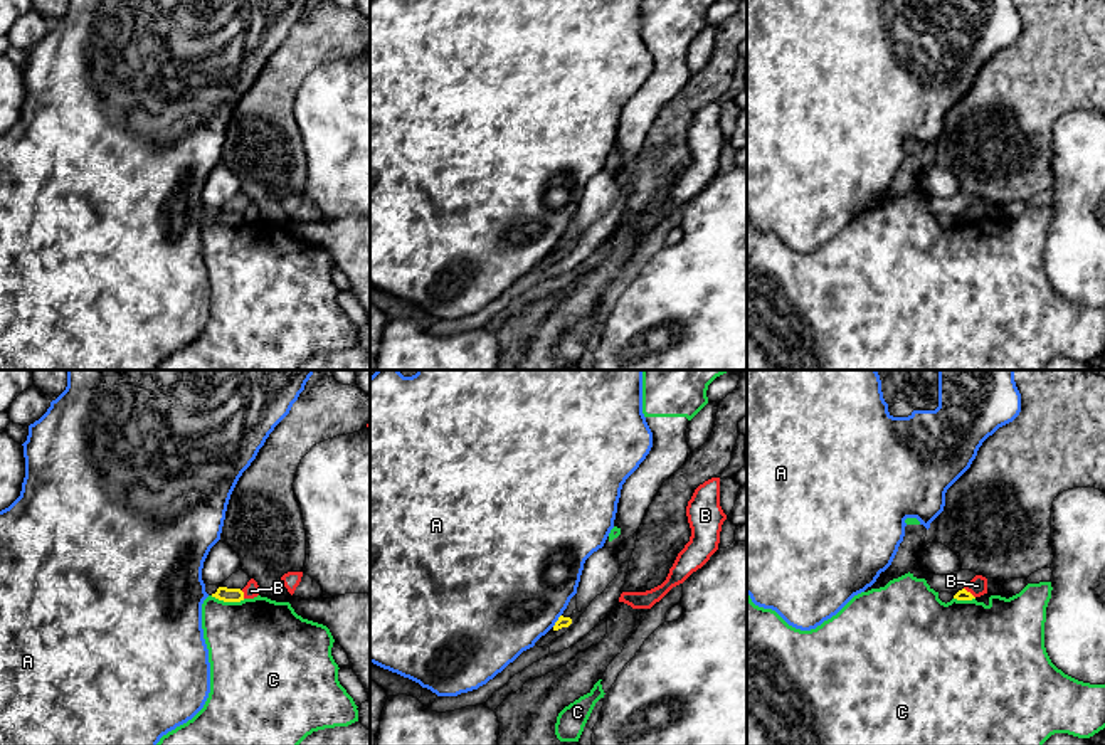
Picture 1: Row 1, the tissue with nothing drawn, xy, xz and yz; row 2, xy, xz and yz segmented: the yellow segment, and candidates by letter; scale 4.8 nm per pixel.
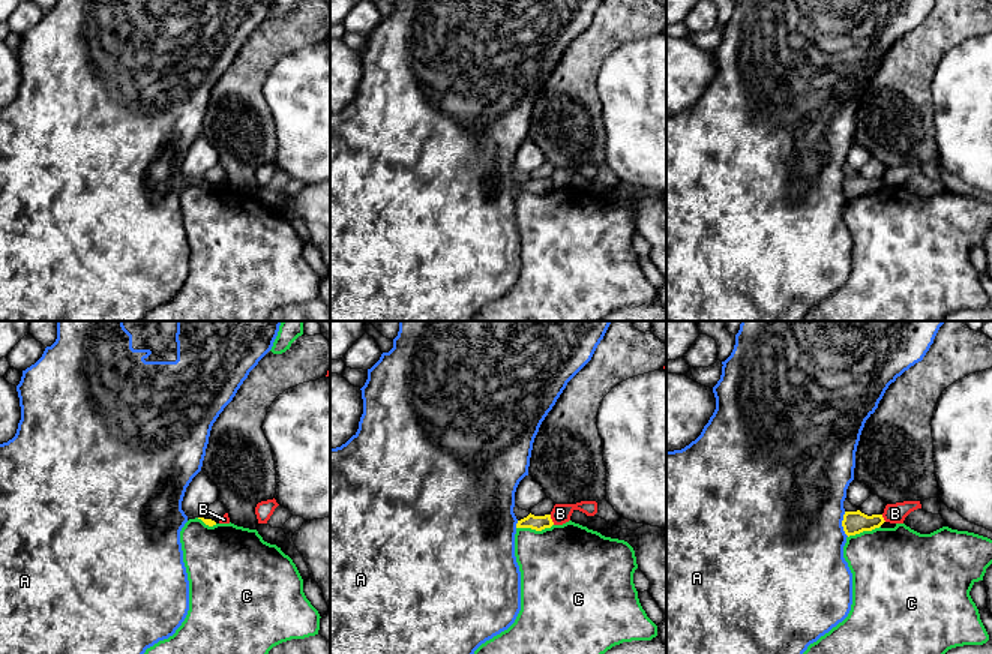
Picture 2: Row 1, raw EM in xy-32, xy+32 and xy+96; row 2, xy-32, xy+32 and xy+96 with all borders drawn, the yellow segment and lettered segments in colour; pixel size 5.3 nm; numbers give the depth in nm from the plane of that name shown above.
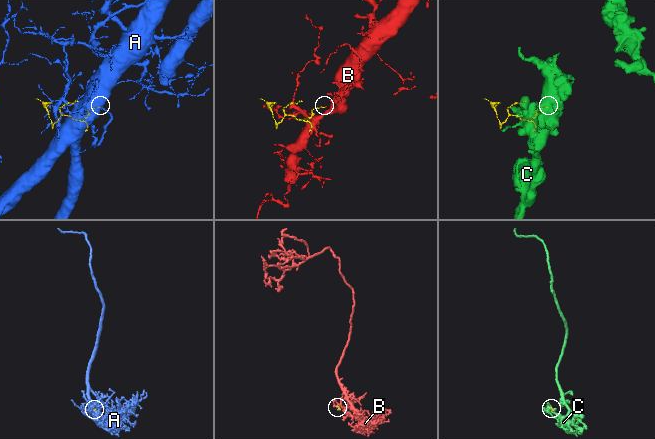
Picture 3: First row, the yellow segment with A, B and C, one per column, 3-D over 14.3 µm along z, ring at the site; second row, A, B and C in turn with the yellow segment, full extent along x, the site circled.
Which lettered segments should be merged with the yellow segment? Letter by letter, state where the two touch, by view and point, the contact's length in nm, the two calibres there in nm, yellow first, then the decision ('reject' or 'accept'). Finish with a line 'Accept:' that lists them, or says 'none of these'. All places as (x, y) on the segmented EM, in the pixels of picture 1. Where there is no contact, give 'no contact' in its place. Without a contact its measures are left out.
A: contact xz (557, 621); length 80 nm; calibres 50 and 500 nm; reject
B: contact xy (243, 594); length 40 nm; calibres 70 and 70 nm; reject
C: contact xy (227, 601); length 170 nm; calibres 70 and 440 nm; reject
Accept: none of these

